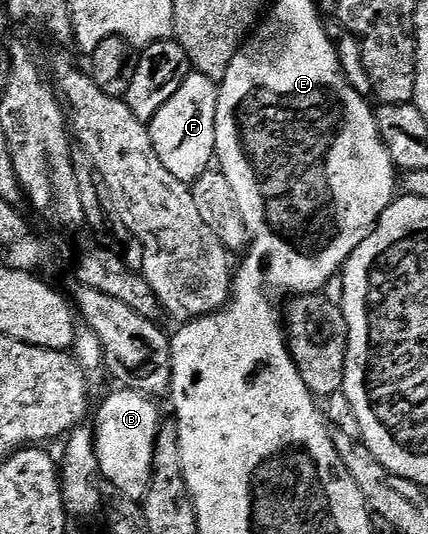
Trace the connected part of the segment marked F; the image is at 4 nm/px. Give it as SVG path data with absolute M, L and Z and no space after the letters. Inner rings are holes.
M191 72L180 84L180 92L156 112L148 129L152 148L160 156L160 164L176 176L176 180L193 184L200 175L207 173L216 155L216 104L218 103L219 83L215 79L197 72ZM211 162L211 166L210 166Z

